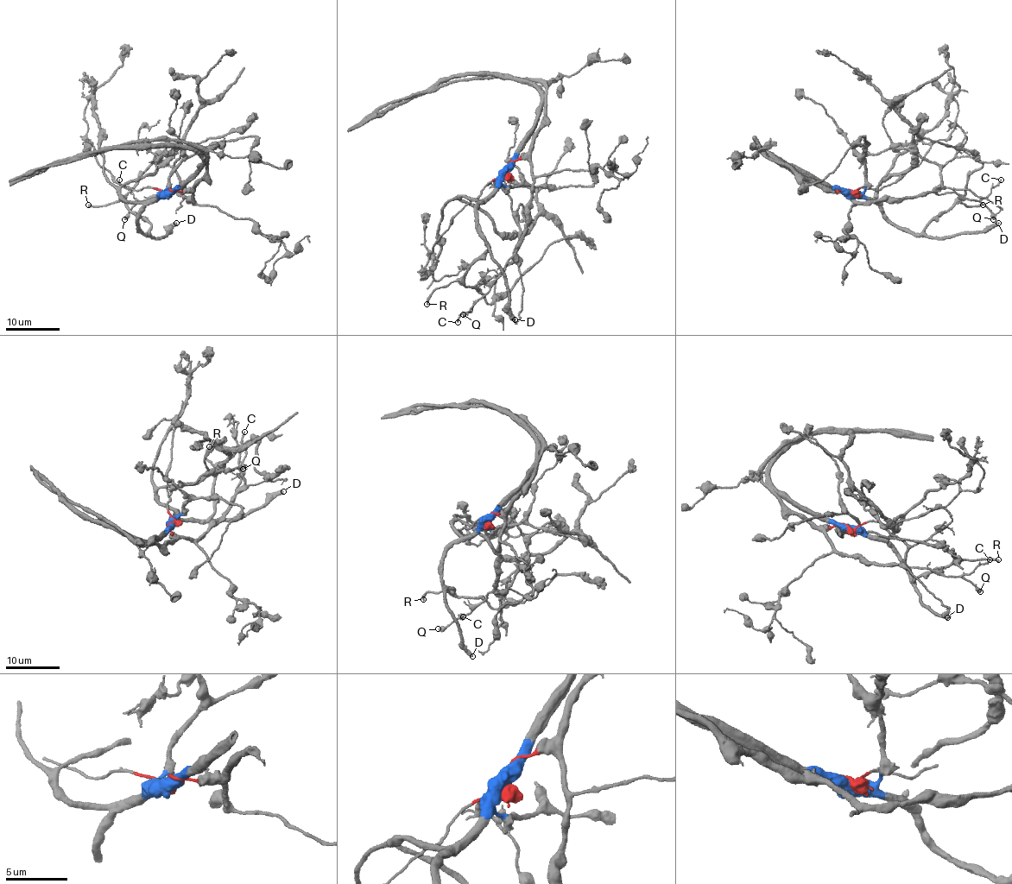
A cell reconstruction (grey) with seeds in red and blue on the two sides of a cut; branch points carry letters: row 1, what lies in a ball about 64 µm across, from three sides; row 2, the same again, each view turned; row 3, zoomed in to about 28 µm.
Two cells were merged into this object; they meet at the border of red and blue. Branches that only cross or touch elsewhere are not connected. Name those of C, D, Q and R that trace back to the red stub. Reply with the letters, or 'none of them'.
C, Q

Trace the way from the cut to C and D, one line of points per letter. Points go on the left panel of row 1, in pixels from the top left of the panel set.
C: (168, 190), (187, 192), (194, 202), (180, 192), (159, 192), (149, 199), (137, 200), (120, 185), (118, 179)
D: (168, 192), (144, 207), (139, 218), (139, 228), (151, 237), (161, 237), (176, 222)

